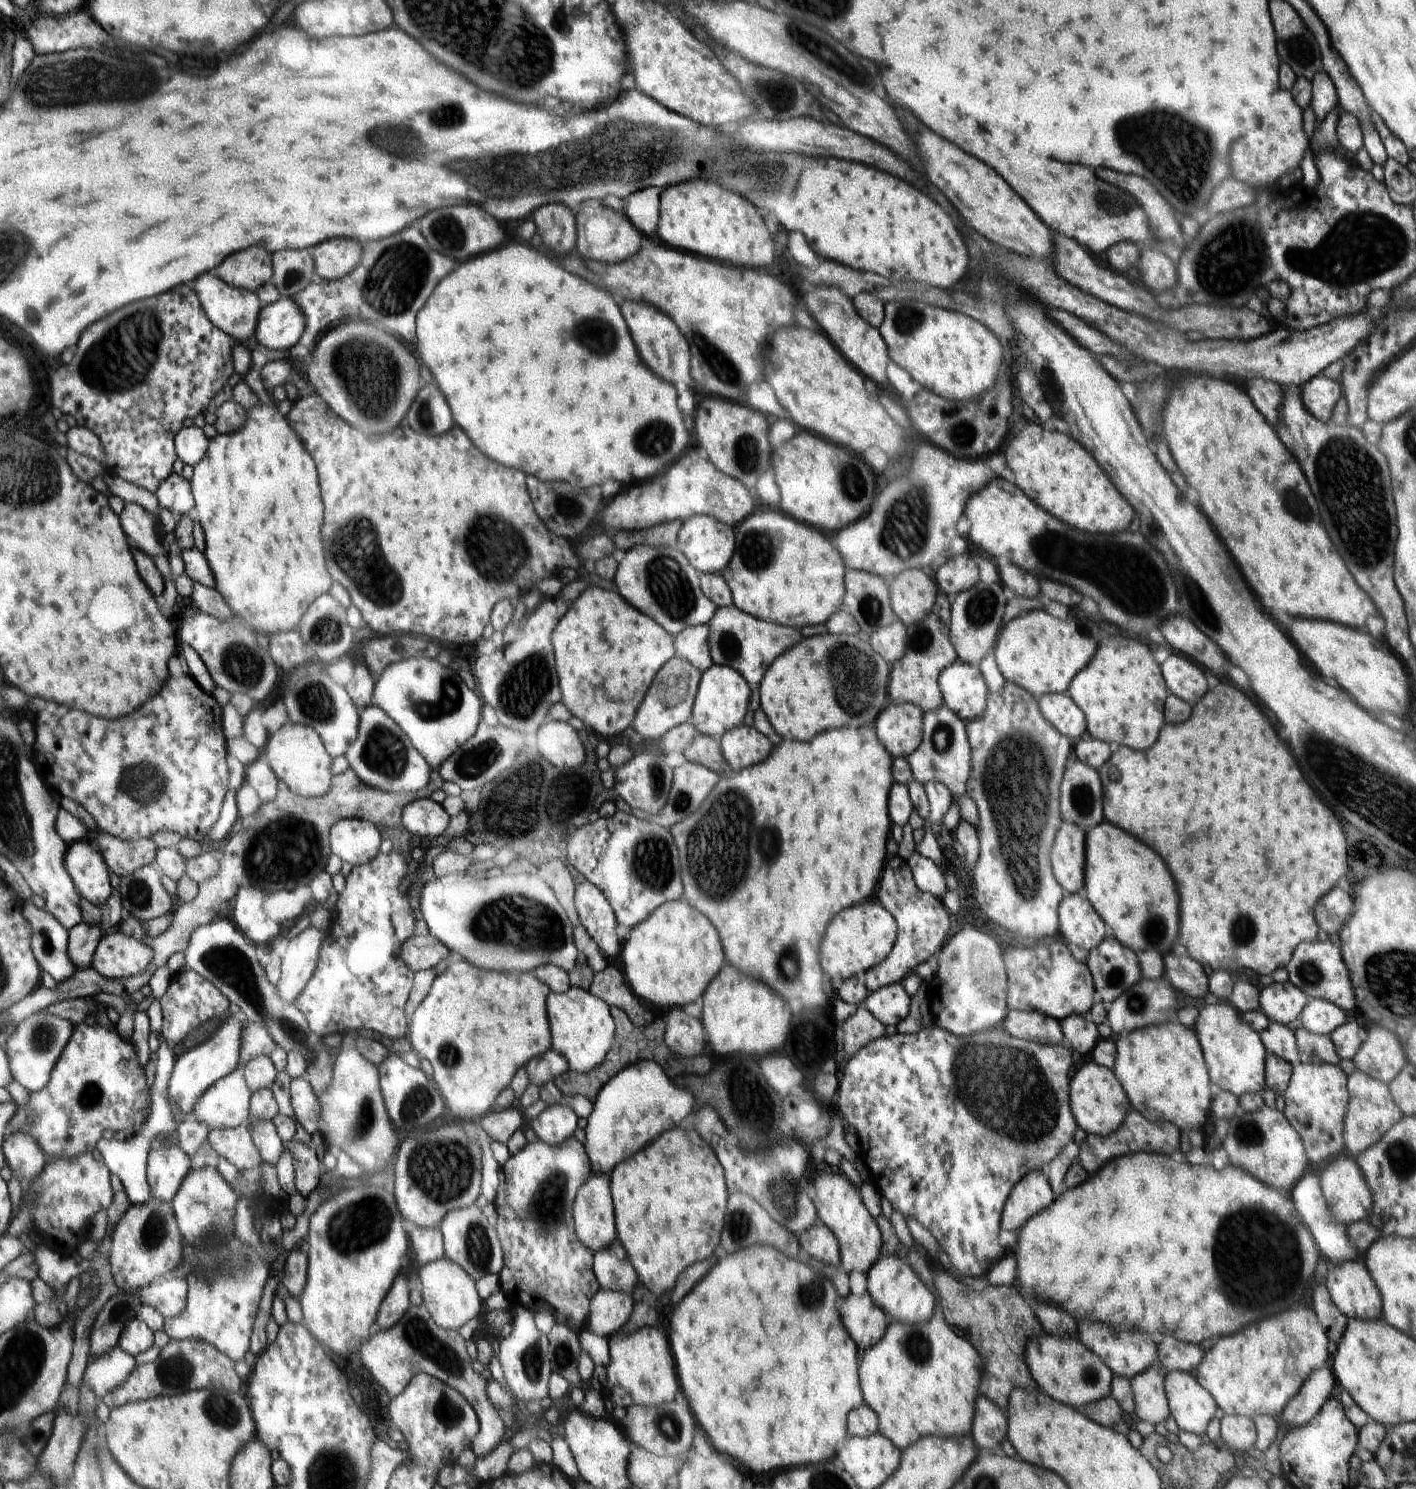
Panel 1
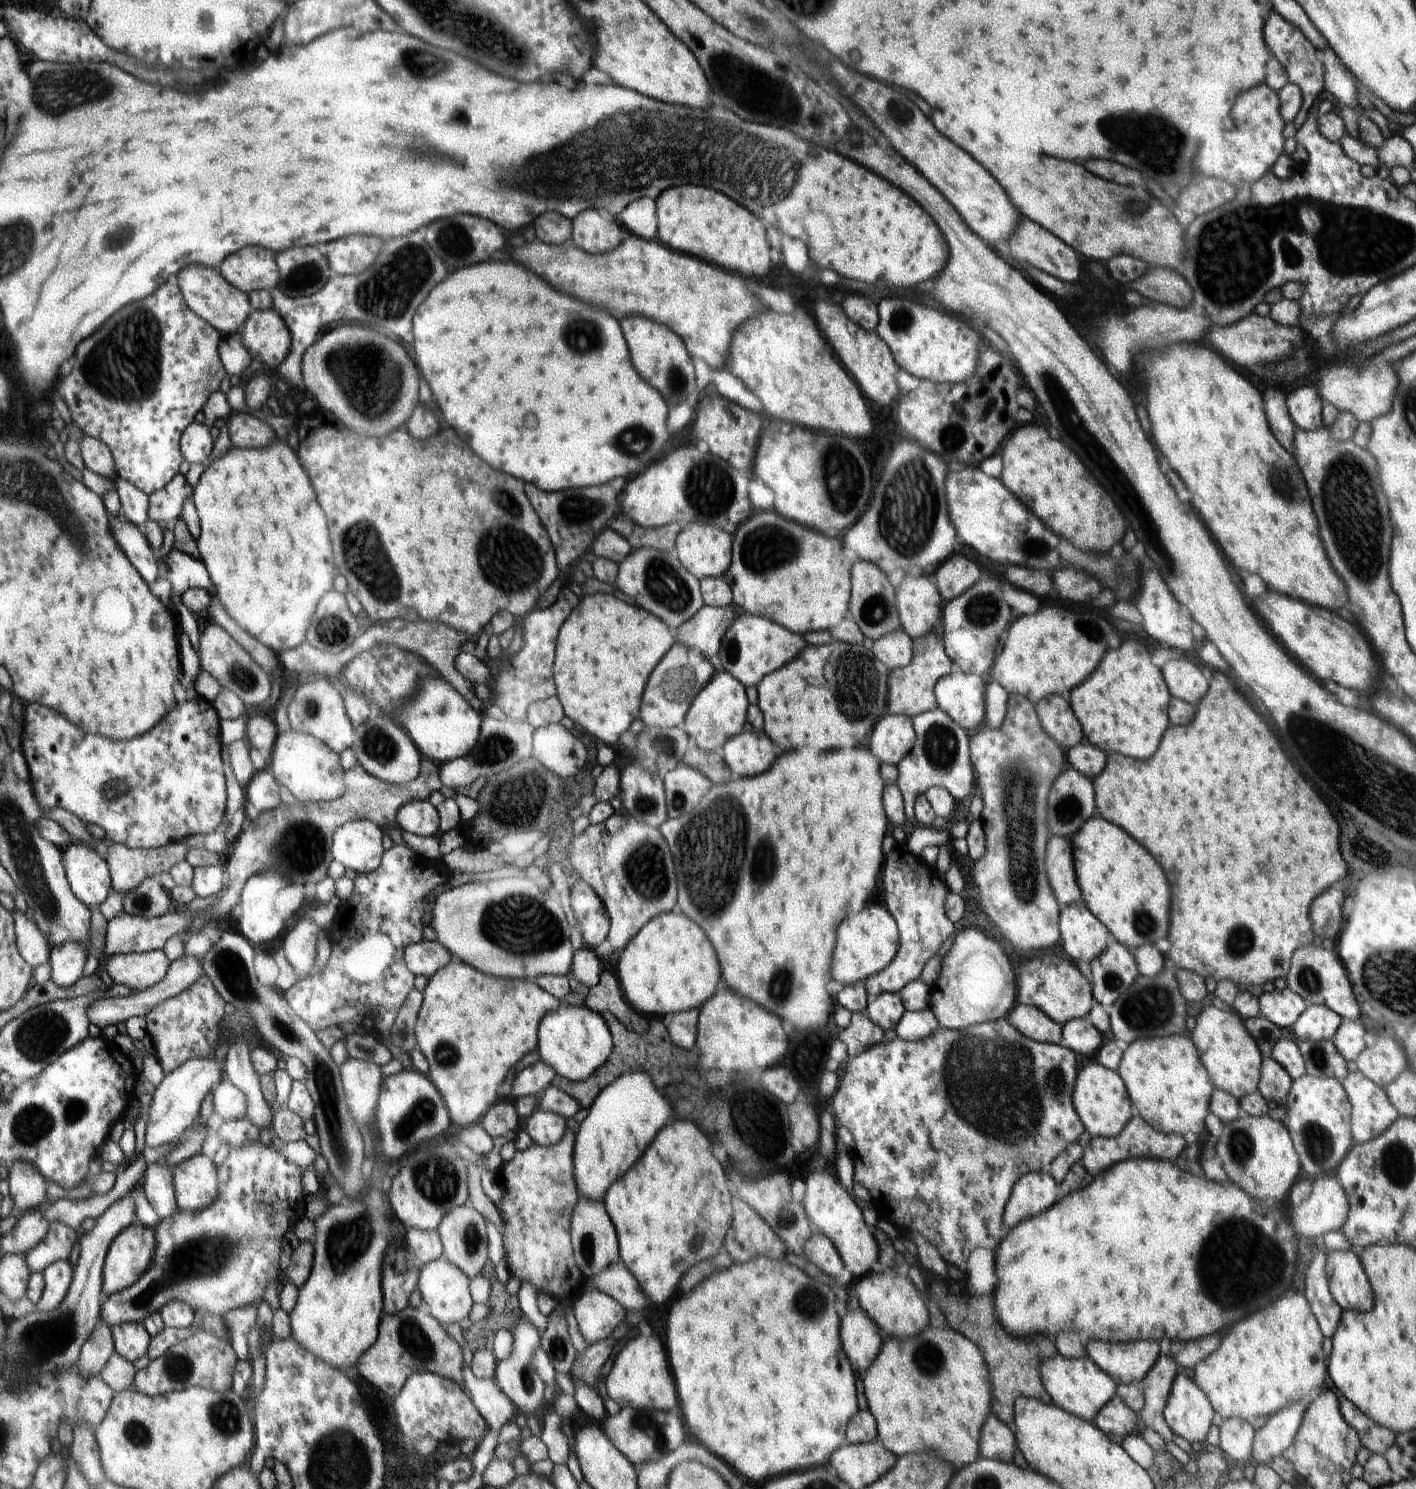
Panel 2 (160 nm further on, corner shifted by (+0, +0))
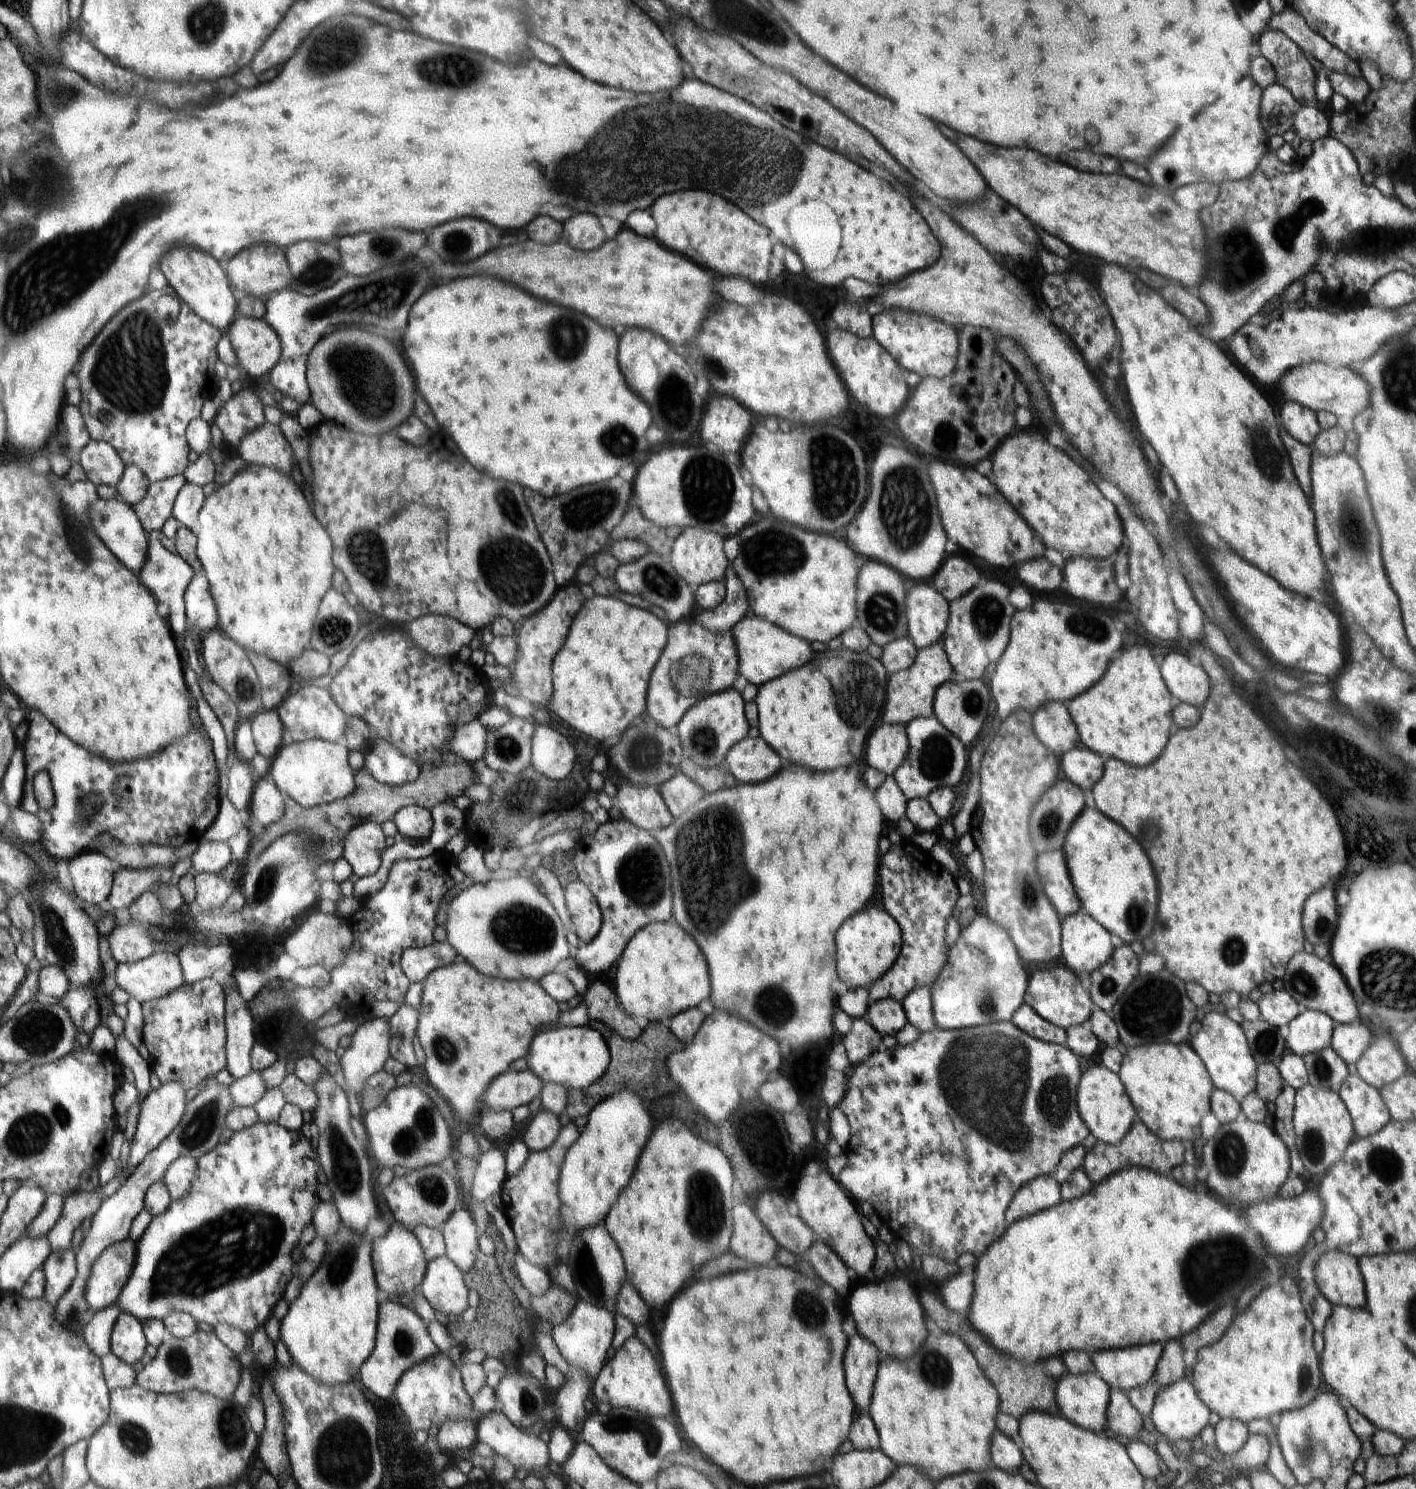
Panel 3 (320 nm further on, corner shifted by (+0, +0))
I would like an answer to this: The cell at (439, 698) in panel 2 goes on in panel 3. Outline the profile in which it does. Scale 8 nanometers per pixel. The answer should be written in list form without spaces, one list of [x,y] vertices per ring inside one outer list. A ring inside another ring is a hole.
[[[478,720],[462,727],[453,726],[453,740],[446,748],[471,763],[482,764],[486,754],[487,734],[486,728]]]

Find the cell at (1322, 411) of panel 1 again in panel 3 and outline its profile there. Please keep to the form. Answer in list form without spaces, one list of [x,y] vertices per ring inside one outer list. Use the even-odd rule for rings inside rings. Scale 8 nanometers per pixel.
[[[1288,400],[1280,410],[1280,422],[1294,440],[1308,446],[1312,446],[1321,431],[1315,412]]]

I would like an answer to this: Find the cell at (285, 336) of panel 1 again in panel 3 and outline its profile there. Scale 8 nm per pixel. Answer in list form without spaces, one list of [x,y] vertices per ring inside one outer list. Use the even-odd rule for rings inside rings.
[[[240,314],[227,333],[235,348],[237,366],[252,378],[262,378],[264,374],[268,374],[281,358],[281,339],[264,319],[251,319]]]

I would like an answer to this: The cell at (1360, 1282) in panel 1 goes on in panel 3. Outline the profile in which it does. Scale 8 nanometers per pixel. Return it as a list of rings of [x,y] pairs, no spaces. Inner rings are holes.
[[[1326,1249],[1315,1264],[1315,1281],[1331,1305],[1353,1309],[1365,1307],[1365,1284],[1356,1257]]]

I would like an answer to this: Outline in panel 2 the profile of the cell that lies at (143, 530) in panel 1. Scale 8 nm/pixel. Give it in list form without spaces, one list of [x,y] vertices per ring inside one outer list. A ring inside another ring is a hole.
[[[118,477],[115,484],[122,516],[143,529],[149,519],[149,496],[129,480]]]

